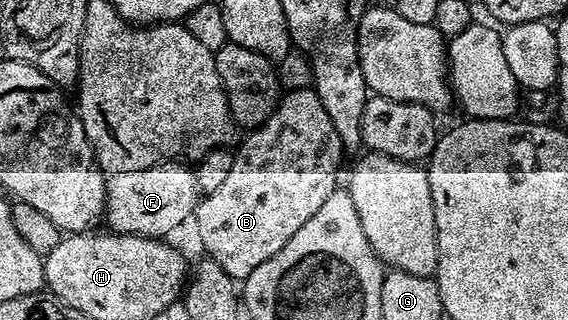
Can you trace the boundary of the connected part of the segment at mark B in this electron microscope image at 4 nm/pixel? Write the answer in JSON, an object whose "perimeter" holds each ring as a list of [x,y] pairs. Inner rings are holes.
{"perimeter":[[[313,87],[286,92],[279,99],[274,113],[259,128],[247,131],[245,136],[246,141],[234,152],[232,170],[228,170],[226,181],[217,190],[205,193],[199,199],[192,217],[192,224],[198,227],[198,240],[202,243],[203,250],[206,251],[203,253],[209,259],[214,260],[216,266],[220,266],[220,270],[224,270],[224,274],[231,276],[235,282],[245,282],[248,274],[252,274],[252,270],[256,270],[256,266],[268,262],[268,258],[272,258],[272,254],[280,254],[280,250],[284,250],[284,245],[292,239],[292,234],[296,234],[296,230],[300,230],[300,226],[304,226],[304,222],[308,222],[308,218],[312,218],[312,214],[316,214],[316,210],[320,210],[320,206],[324,206],[324,202],[328,202],[332,190],[336,190],[340,186],[338,171],[342,168],[342,155],[344,155],[340,134],[336,134],[336,126],[332,126],[332,118],[328,118],[328,110],[324,110],[324,102],[320,102]]]}

